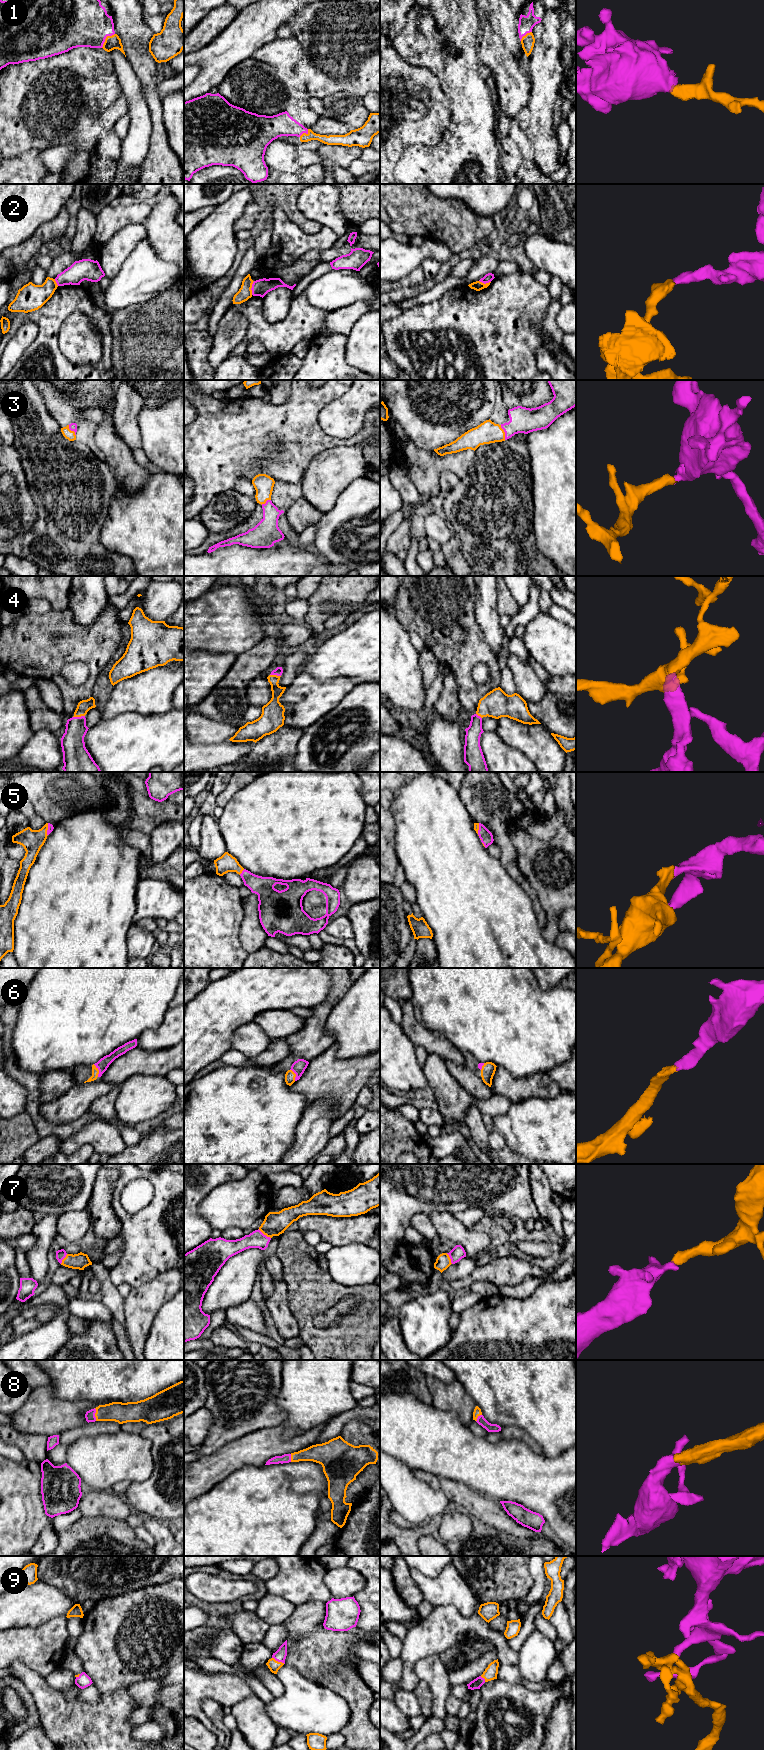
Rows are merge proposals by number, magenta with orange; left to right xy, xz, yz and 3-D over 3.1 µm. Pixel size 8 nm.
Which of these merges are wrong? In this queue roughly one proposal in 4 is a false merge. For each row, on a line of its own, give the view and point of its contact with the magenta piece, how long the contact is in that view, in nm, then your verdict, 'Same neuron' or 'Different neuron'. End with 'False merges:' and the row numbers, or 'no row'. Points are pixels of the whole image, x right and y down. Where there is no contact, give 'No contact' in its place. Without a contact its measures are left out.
1: Touches magenta at xy (105, 38). Shared border 160 nm. Same neuron
2: Touches magenta at xz (251, 288). Shared border 110 nm. Different neuron
3: Touches magenta at yz (504, 431). Shared border 130 nm. Same neuron
4: Touches magenta at xy (78, 717). Shared border 100 nm. Same neuron
5: Touches magenta at xz (242, 872). Shared border 60 nm. Same neuron
6: Touches magenta at xy (98, 1069). Shared border 110 nm. Same neuron
7: Touches magenta at xz (263, 1234). Shared border 130 nm. Same neuron
8: Touches magenta at xy (94, 1414). Shared border 110 nm. Same neuron
9: Touches magenta at xz (278, 1661). Shared border 120 nm. Same neuron
False merges: 2

